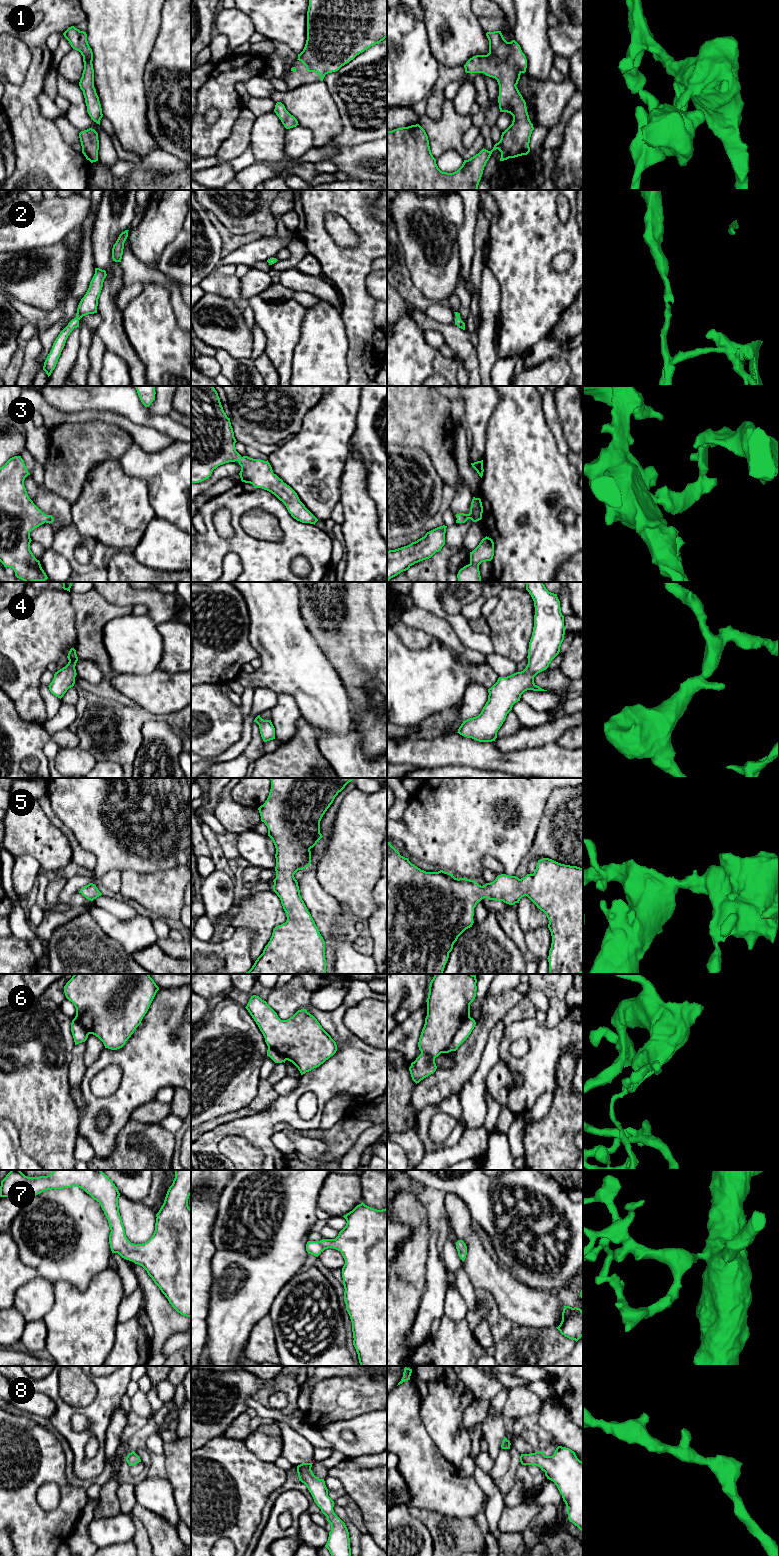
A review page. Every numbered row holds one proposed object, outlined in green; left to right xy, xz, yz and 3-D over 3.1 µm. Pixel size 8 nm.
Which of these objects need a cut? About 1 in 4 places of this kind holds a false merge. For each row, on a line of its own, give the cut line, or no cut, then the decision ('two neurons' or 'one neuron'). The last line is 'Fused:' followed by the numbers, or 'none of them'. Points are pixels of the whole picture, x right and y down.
1: cut none; one neuron
2: cut none; one neuron
3: cut none; one neuron
4: cut none; one neuron
5: cut none; one neuron
6: cut yz (469, 1016), (463, 1021), (450, 1043), (441, 1052); two neurons
7: cut none; one neuron
8: cut none; one neuron
Fused: 6

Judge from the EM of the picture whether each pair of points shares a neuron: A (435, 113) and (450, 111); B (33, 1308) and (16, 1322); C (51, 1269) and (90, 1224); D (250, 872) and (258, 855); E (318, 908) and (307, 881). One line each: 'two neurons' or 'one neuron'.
A: two neurons
B: two neurons
C: one neuron
D: two neurons
E: one neuron

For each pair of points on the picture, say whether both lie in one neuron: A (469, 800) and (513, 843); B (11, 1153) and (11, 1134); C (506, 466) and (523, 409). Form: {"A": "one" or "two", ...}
{"A": "one", "B": "one", "C": "one"}

